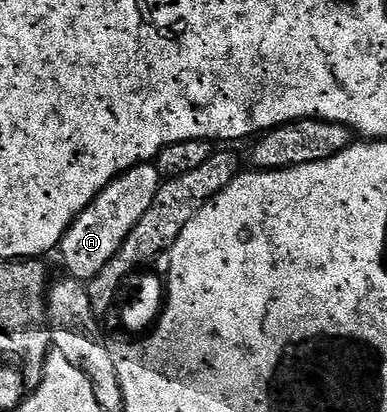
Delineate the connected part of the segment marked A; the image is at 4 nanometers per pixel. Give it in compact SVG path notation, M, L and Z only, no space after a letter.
M154 164L138 165L123 173L115 181L110 181L97 199L93 201L71 224L69 231L59 242L58 252L63 253L63 265L66 272L76 281L89 282L115 255L125 239L137 223L141 223L141 215L149 211L153 199L157 199L157 191L161 178Z

